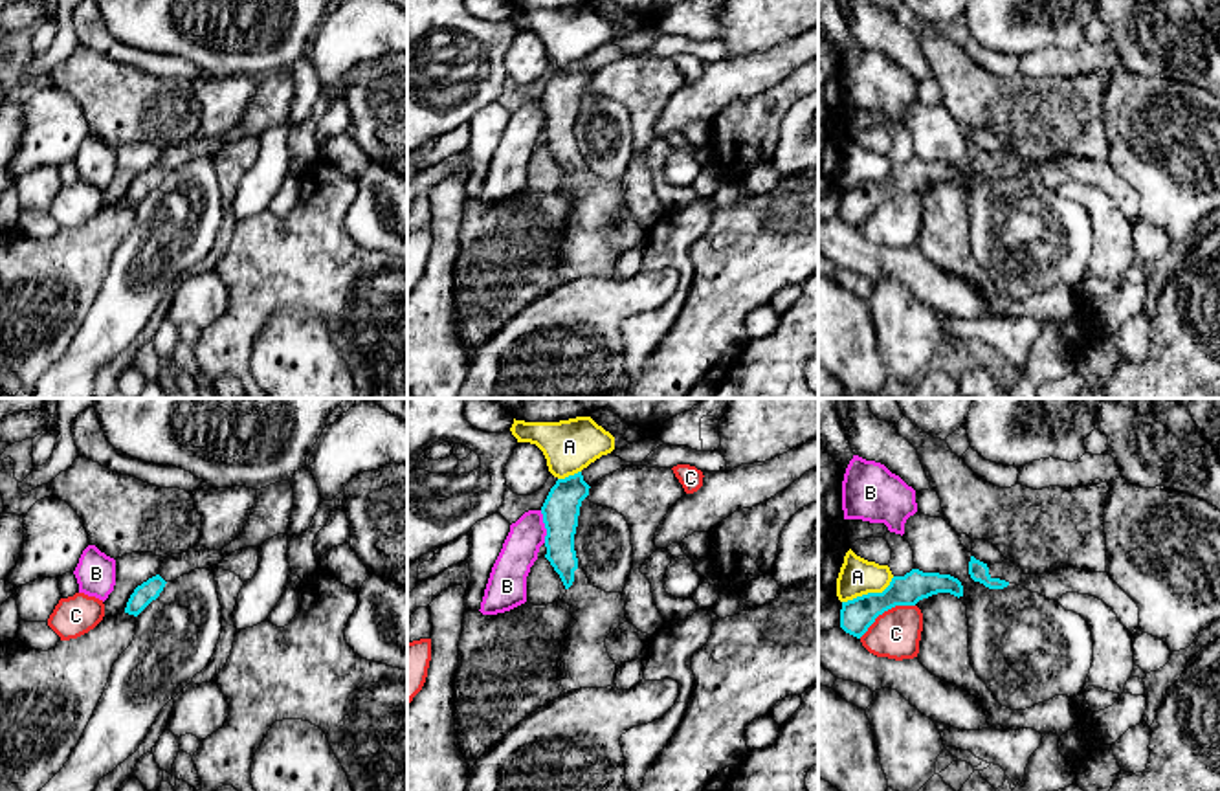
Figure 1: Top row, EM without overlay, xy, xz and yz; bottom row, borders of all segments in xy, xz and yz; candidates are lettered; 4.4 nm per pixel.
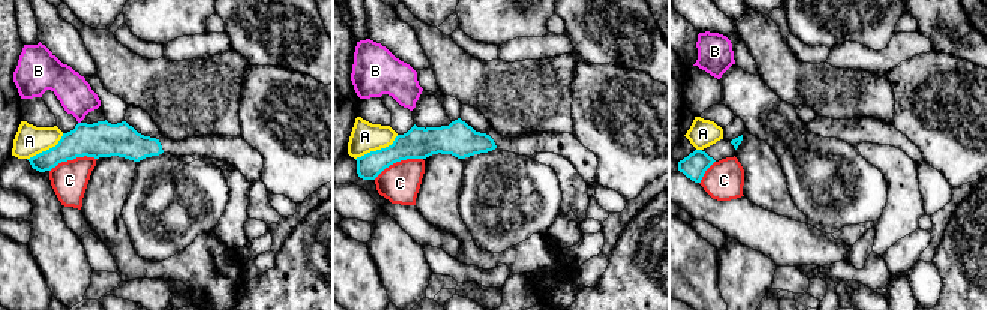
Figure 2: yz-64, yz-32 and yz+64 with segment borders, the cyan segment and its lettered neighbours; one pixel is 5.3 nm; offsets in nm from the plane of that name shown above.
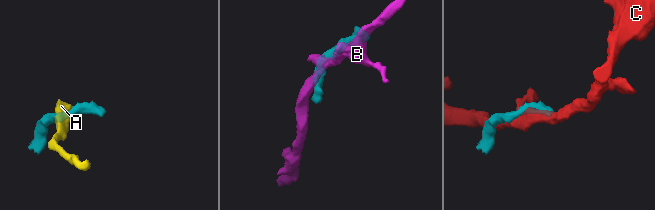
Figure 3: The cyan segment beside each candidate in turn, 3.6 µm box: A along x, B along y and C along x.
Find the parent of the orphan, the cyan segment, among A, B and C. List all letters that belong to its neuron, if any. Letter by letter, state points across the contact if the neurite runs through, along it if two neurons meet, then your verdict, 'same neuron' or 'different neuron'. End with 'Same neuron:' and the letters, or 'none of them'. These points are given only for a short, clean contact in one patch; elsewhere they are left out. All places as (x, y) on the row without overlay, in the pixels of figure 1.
A: border yz (894, 166), (881, 180), (868, 180), (842, 191); different neuron
B: border xz (540, 100), (545, 131); different neuron
C: different neuron
Same neuron: none of them

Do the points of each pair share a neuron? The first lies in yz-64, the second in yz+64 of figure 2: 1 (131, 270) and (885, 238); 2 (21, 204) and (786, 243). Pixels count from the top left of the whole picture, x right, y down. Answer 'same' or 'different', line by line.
1: different
2: same

